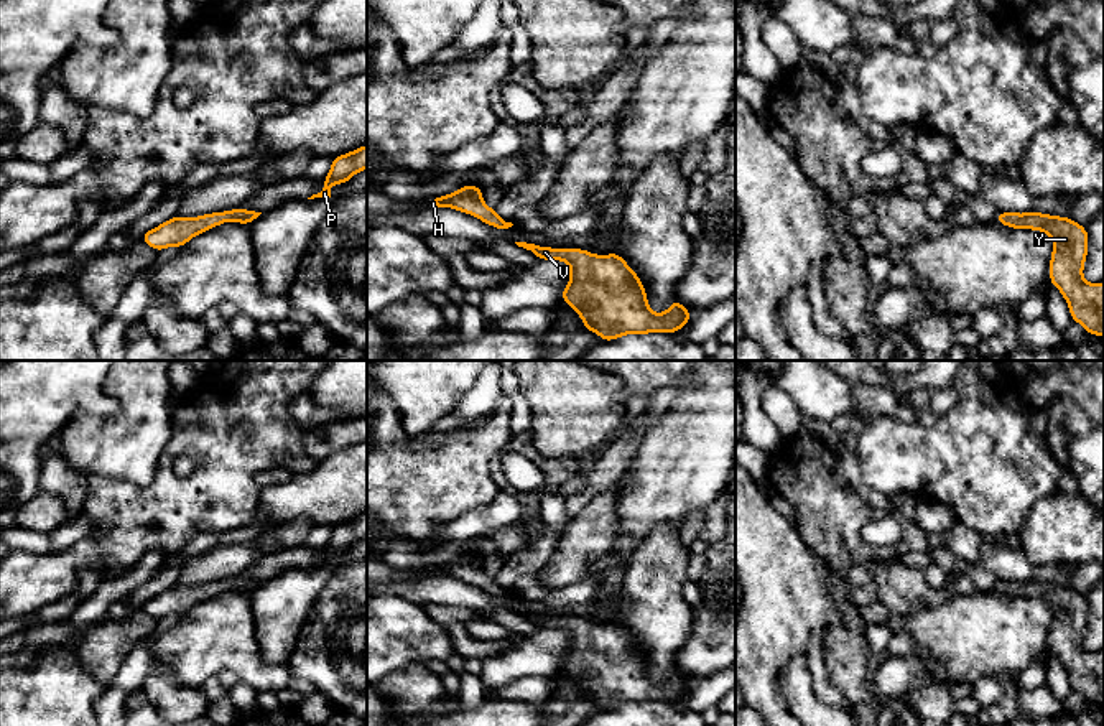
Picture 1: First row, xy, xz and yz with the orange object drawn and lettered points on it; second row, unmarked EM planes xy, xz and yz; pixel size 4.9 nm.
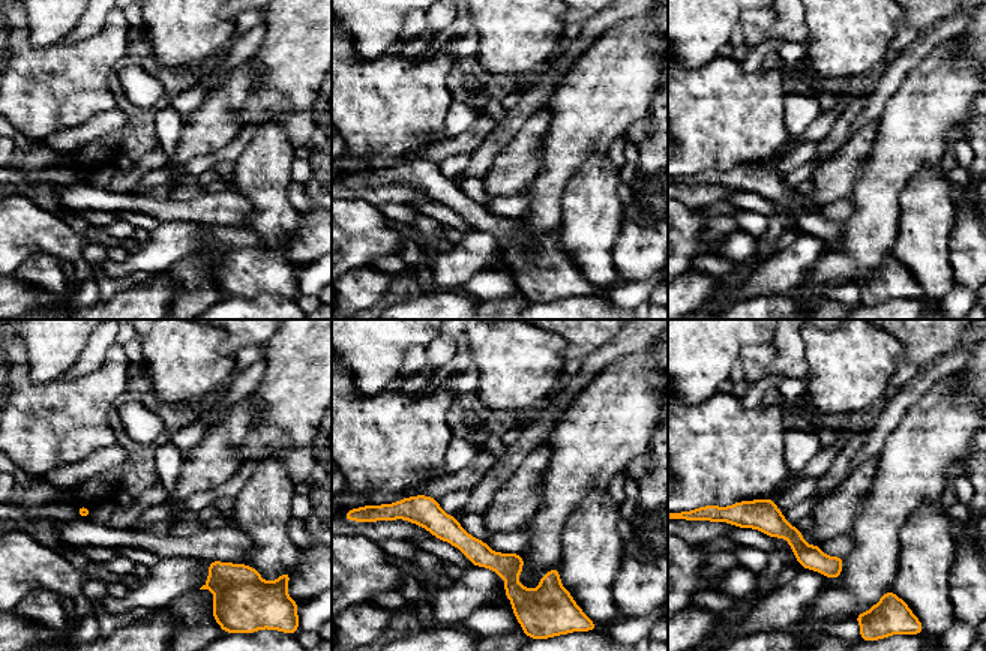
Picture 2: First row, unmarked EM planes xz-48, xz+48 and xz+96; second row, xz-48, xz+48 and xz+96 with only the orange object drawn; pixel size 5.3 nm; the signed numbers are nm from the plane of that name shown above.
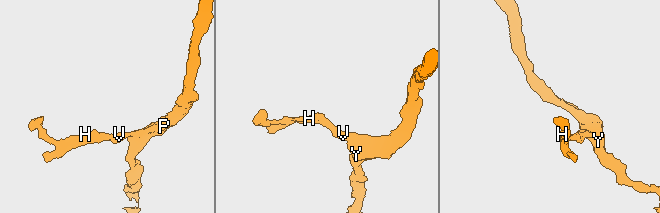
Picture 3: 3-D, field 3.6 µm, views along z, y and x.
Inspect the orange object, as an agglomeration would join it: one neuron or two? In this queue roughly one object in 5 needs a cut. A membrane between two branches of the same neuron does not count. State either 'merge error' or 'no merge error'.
no merge error

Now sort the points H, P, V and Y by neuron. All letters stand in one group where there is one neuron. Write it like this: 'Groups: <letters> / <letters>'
Groups: H P V Y

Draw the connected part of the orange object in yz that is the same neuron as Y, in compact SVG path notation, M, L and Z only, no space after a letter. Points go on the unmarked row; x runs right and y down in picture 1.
M1037 579L999 581L995 591L1012 598L1041 599L1053 607L1050 652L1066 668L1071 688L1079 691L1088 703L1104 706L1104 652L1088 652L1083 645L1089 612L1086 596L1069 586Z

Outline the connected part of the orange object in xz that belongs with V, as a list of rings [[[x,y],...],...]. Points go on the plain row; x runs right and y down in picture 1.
[[[515,612],[540,629],[561,629],[571,635],[561,670],[581,685],[582,696],[599,703],[604,711],[627,703],[675,703],[689,690],[691,680],[676,667],[665,682],[653,682],[640,645],[620,622],[596,624],[584,617]]]

